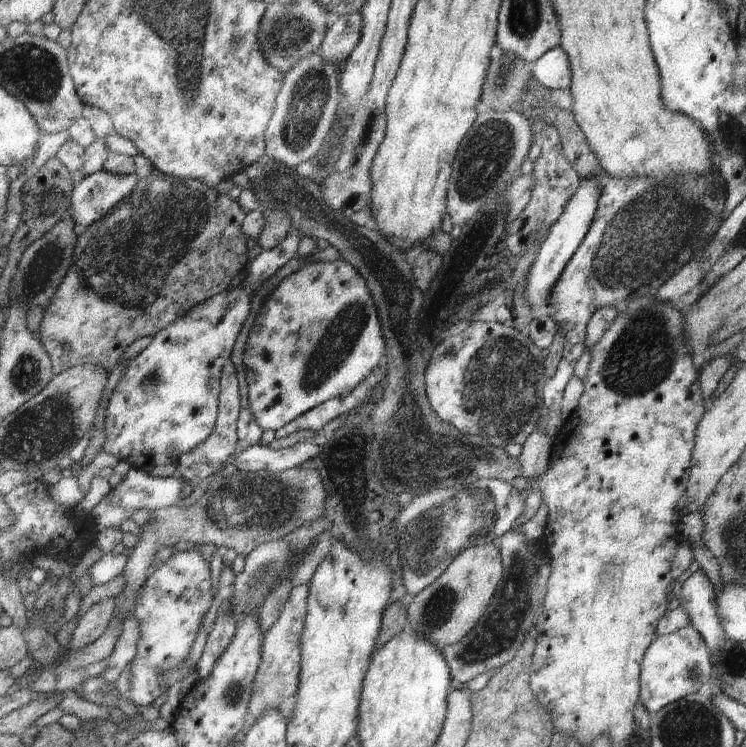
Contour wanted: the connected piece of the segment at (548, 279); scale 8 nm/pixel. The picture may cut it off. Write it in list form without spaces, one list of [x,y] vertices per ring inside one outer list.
[[[607,175],[593,176],[593,178],[585,178],[581,182],[581,188],[577,190],[573,198],[567,204],[565,212],[561,218],[551,226],[548,235],[539,245],[537,260],[531,266],[531,272],[527,276],[527,290],[525,290],[525,298],[533,308],[549,305],[551,292],[557,284],[557,280],[563,276],[563,272],[567,269],[571,258],[575,256],[577,250],[580,249],[582,241],[585,240],[589,229],[592,228],[595,220],[597,209],[600,205],[600,198],[604,188],[601,188],[602,181],[608,179]]]

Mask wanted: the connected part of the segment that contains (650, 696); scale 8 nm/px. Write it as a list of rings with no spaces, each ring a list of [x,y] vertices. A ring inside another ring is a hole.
[[[691,625],[677,632],[658,634],[649,645],[644,658],[641,658],[639,704],[647,712],[654,713],[673,701],[697,693],[697,690],[708,682],[711,667],[708,648]]]

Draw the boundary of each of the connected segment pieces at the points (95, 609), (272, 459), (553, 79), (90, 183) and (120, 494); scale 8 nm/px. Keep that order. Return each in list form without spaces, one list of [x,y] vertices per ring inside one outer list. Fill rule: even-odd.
[[[115,597],[105,598],[92,605],[73,630],[69,642],[70,652],[83,650],[85,646],[91,646],[93,642],[101,638],[109,628],[113,612],[115,612]]]
[[[311,442],[299,443],[295,447],[287,447],[283,450],[273,450],[269,444],[266,446],[256,444],[237,454],[232,463],[237,465],[239,470],[245,470],[248,473],[261,471],[279,473],[299,468],[303,462],[319,454],[321,454],[321,448]]]
[[[555,47],[531,66],[532,74],[547,88],[571,89],[573,73],[565,50]]]
[[[105,168],[91,176],[77,180],[72,195],[70,217],[77,228],[93,226],[97,220],[105,218],[121,200],[125,200],[136,189],[140,176],[135,174],[115,174]]]
[[[132,468],[129,474],[90,512],[97,532],[105,530],[105,528],[120,528],[121,522],[132,518],[137,510],[155,512],[156,510],[163,510],[163,508],[179,504],[186,483],[177,475],[168,478],[158,478],[151,476],[151,473],[144,470]]]

